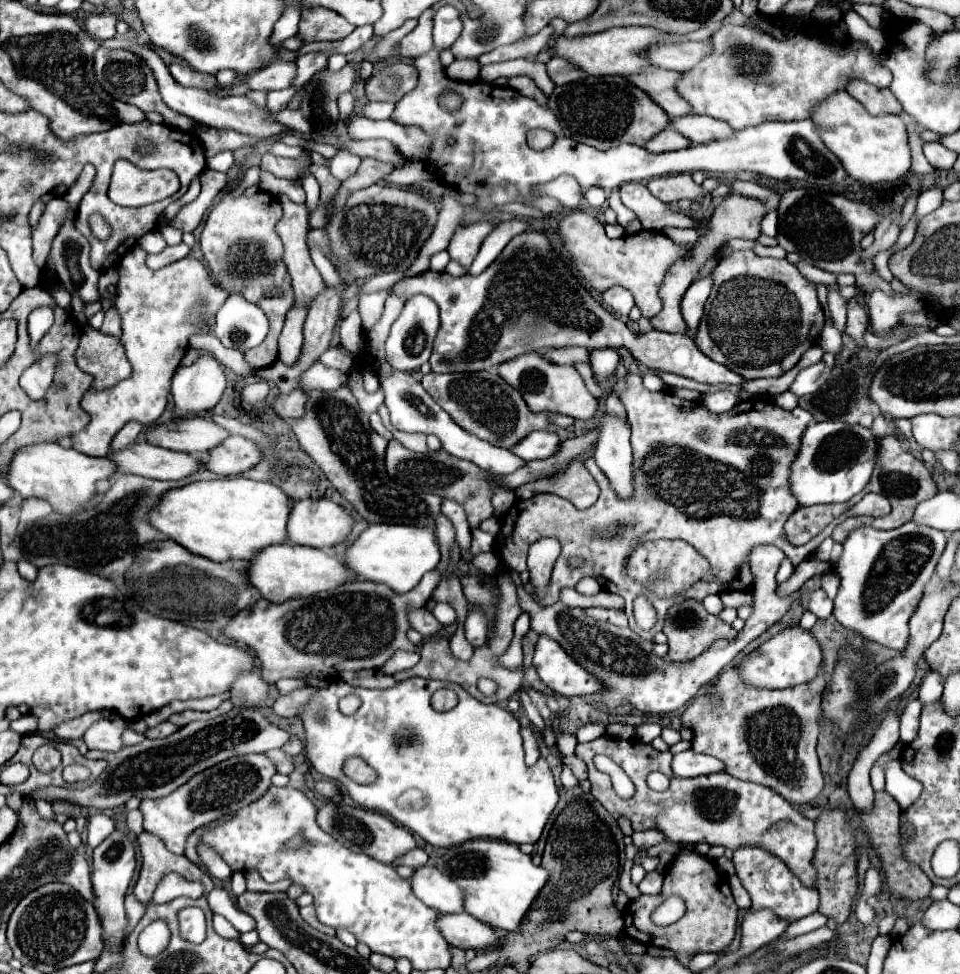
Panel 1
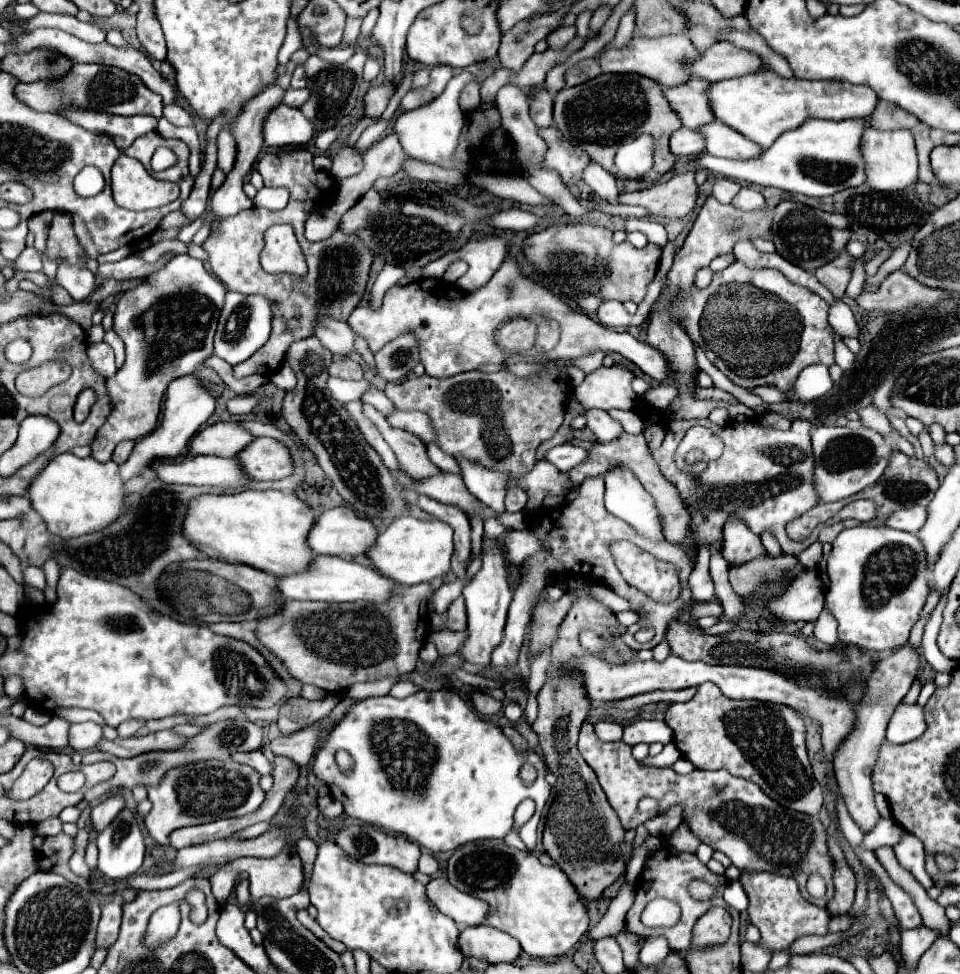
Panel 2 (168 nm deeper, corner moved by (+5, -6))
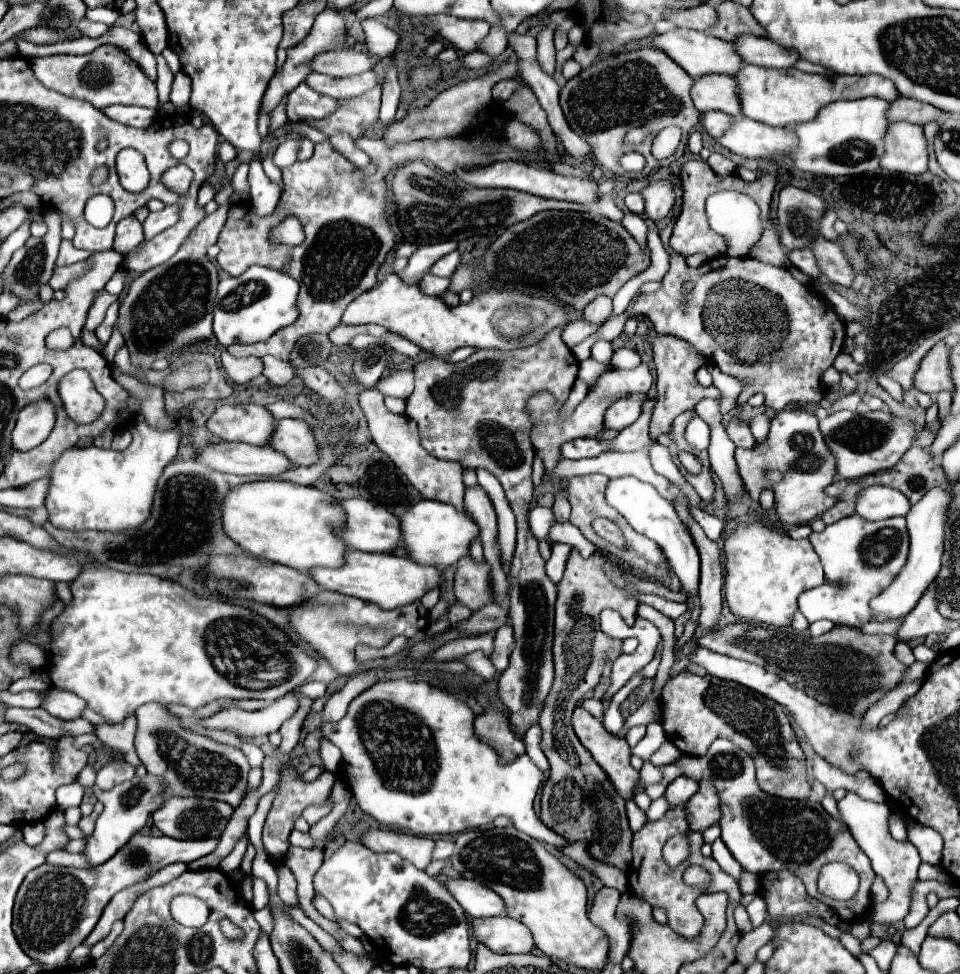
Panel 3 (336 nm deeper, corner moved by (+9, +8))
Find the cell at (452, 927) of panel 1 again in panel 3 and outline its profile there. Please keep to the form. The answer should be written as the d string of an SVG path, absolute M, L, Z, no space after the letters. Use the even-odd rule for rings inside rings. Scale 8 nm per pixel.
M511 917L475 919L473 935L495 953L531 953L535 949L531 931Z

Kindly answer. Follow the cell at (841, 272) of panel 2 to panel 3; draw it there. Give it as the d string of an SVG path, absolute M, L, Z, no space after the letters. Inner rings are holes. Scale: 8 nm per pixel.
M795 249L795 251L789 251L789 261L791 265L795 265L799 271L803 271L805 275L817 279L821 275L819 271L819 265L811 253L811 249Z

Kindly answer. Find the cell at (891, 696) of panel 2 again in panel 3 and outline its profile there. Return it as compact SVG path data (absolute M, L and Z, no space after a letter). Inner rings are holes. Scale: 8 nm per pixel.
M849 793L843 797L843 801L837 803L841 819L847 823L847 827L853 833L853 839L861 847L861 851L871 859L871 867L875 875L883 879L883 883L889 889L889 897L883 903L875 903L871 909L871 919L881 925L893 925L905 919L911 907L911 893L913 885L917 883L917 869L921 865L919 851L909 841L895 841L887 829L887 817L889 817L889 805L887 803L873 803L865 801L855 793Z

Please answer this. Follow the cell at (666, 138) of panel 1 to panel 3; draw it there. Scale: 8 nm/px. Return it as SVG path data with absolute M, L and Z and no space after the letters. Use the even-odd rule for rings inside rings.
M707 111L707 113L703 113L703 117L699 121L701 129L705 129L713 139L723 137L723 133L731 127L731 123L733 123L733 117L727 113L721 113L721 111Z

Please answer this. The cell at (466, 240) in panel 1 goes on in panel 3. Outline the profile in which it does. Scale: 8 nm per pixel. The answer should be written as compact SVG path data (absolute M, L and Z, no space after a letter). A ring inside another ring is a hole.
M453 251L453 253L441 257L441 259L431 267L429 273L437 275L437 277L451 277L459 263L461 263L461 255L459 255L459 251Z

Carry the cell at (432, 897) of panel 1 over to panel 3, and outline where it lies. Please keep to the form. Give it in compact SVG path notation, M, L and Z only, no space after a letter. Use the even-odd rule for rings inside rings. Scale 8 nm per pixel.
M451 879L447 883L447 889L453 897L457 897L459 905L465 909L471 917L493 917L493 915L505 915L505 901L487 885L471 879Z

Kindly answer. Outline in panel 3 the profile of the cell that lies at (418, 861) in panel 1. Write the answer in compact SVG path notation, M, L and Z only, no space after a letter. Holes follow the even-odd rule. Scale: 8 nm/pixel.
M439 839L437 845L435 845L433 859L449 859L449 857L453 855L453 849L455 849L455 843L453 843L453 841L443 841L443 839Z

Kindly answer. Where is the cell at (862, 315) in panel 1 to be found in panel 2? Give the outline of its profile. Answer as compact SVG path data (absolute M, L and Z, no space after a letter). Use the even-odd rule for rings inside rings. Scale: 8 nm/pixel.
M857 263L853 265L853 277L847 285L847 291L845 295L851 297L851 299L857 299L861 293L863 293L863 285L865 285L865 271L863 271L863 263Z

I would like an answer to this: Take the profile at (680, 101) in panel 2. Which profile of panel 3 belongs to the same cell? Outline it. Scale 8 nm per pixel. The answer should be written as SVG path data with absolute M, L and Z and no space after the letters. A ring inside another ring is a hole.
M727 75L699 77L691 89L691 97L701 113L715 109L729 113L733 117L743 115L735 77L727 77Z

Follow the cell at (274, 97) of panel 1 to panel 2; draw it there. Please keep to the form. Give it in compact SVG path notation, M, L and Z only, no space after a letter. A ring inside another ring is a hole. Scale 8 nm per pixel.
M287 89L281 103L289 105L289 107L301 107L307 101L307 97L309 97L307 89Z

